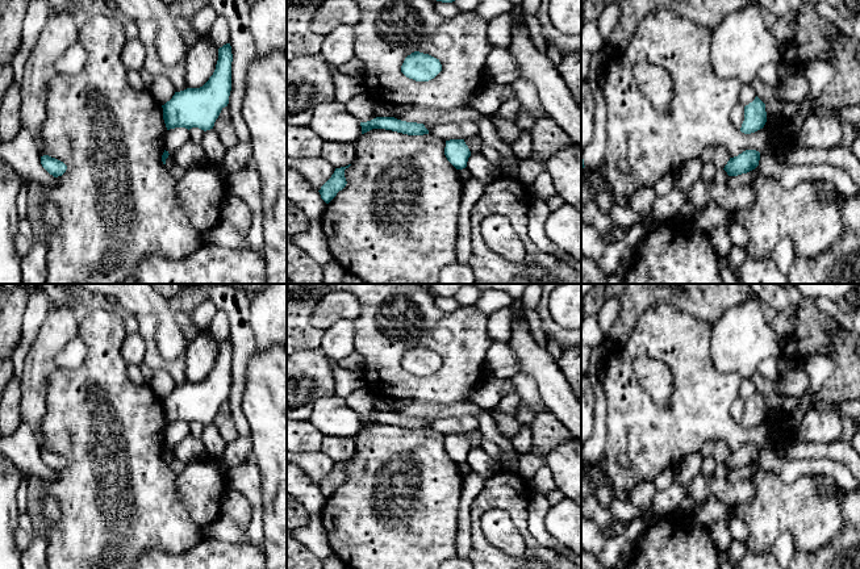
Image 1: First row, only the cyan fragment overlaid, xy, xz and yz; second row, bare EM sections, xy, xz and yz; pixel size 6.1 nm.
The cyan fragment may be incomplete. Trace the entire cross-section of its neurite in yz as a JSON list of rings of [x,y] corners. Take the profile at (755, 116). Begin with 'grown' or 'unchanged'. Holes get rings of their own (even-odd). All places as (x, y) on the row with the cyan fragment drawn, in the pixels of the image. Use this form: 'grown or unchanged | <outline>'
unchanged | [[[756,96],[752,102],[744,106],[744,121],[740,131],[744,134],[755,133],[764,127],[767,122],[765,104]]]

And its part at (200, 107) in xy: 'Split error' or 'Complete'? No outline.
Complete

